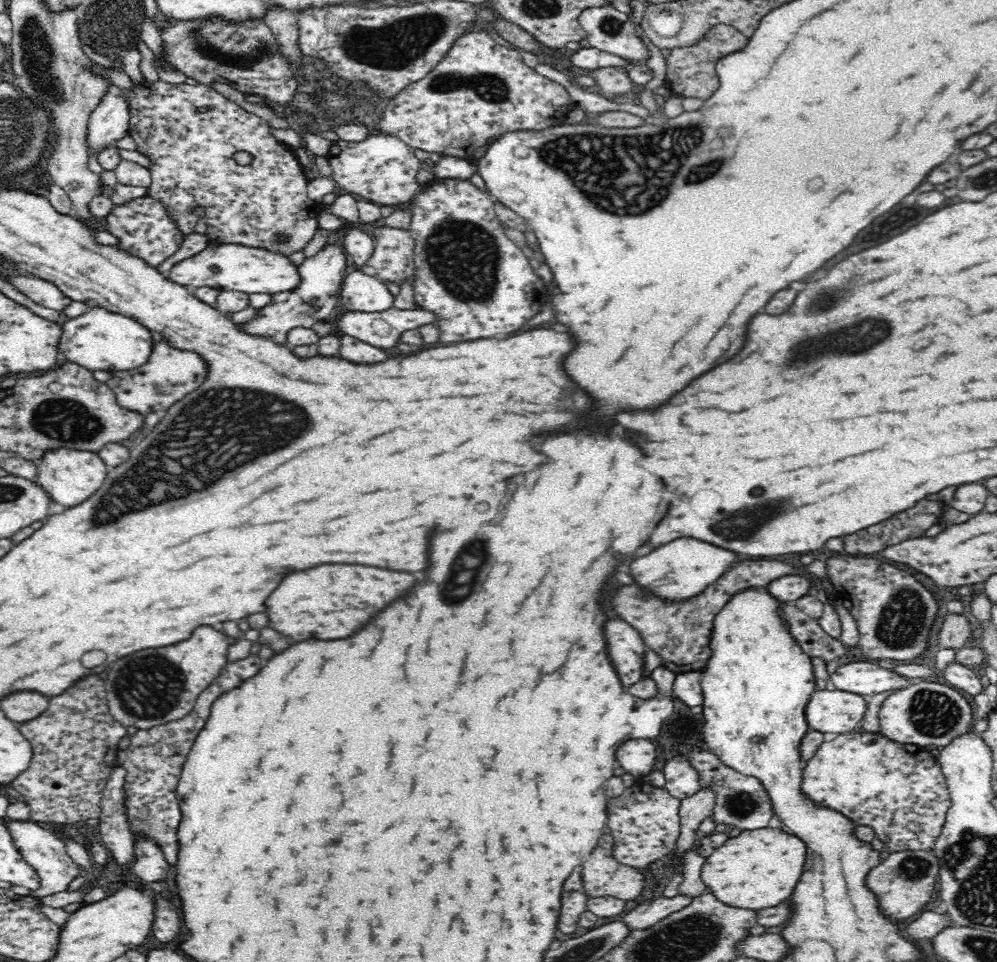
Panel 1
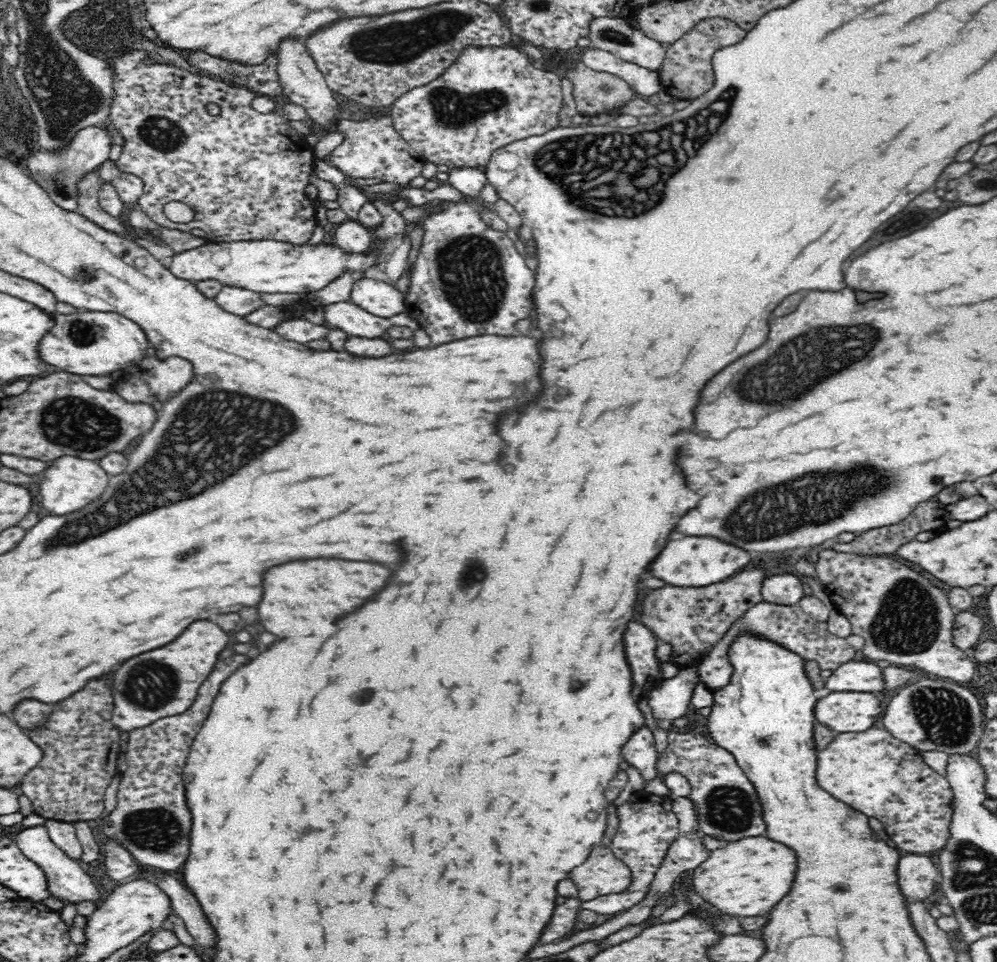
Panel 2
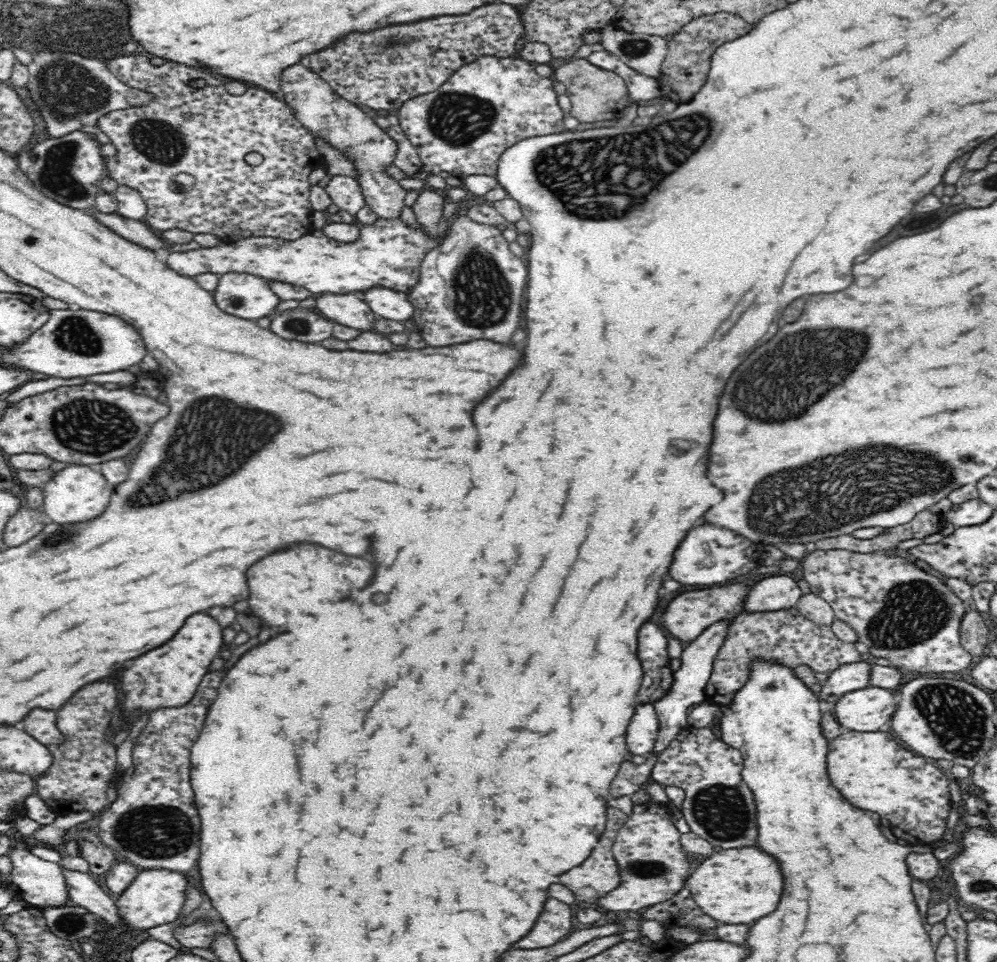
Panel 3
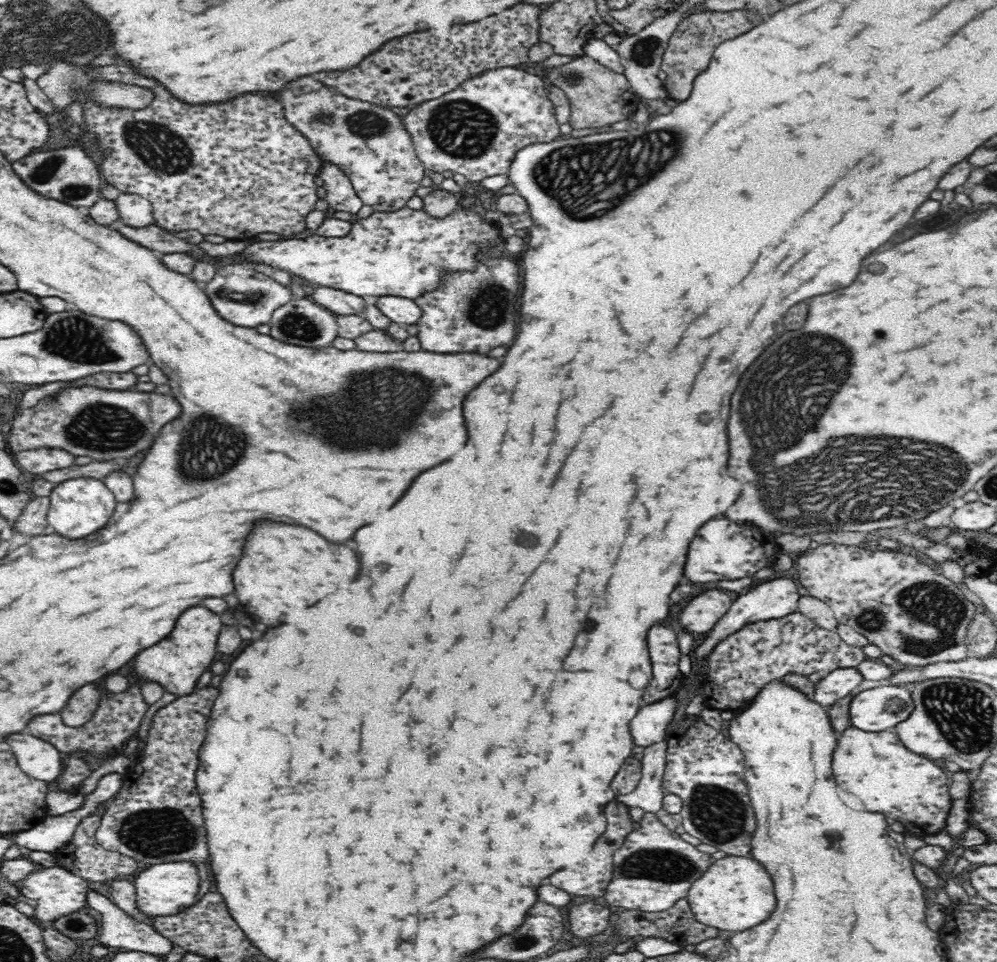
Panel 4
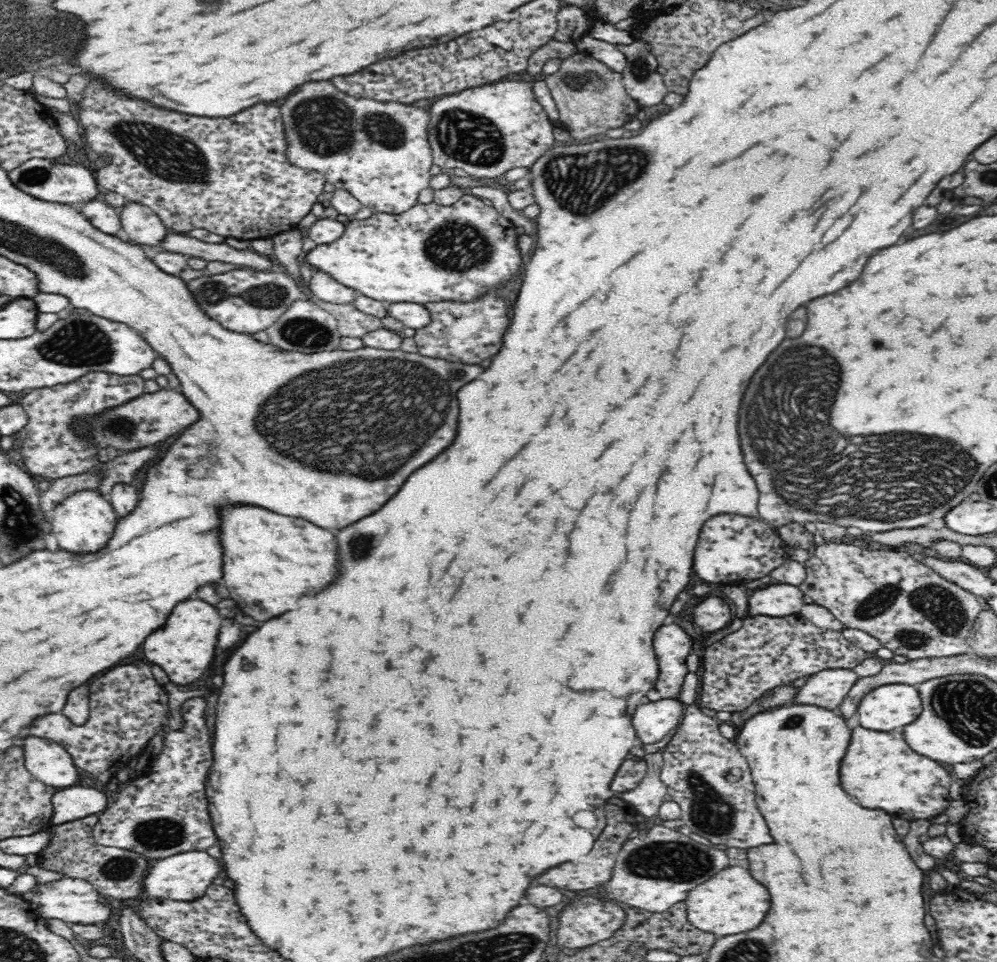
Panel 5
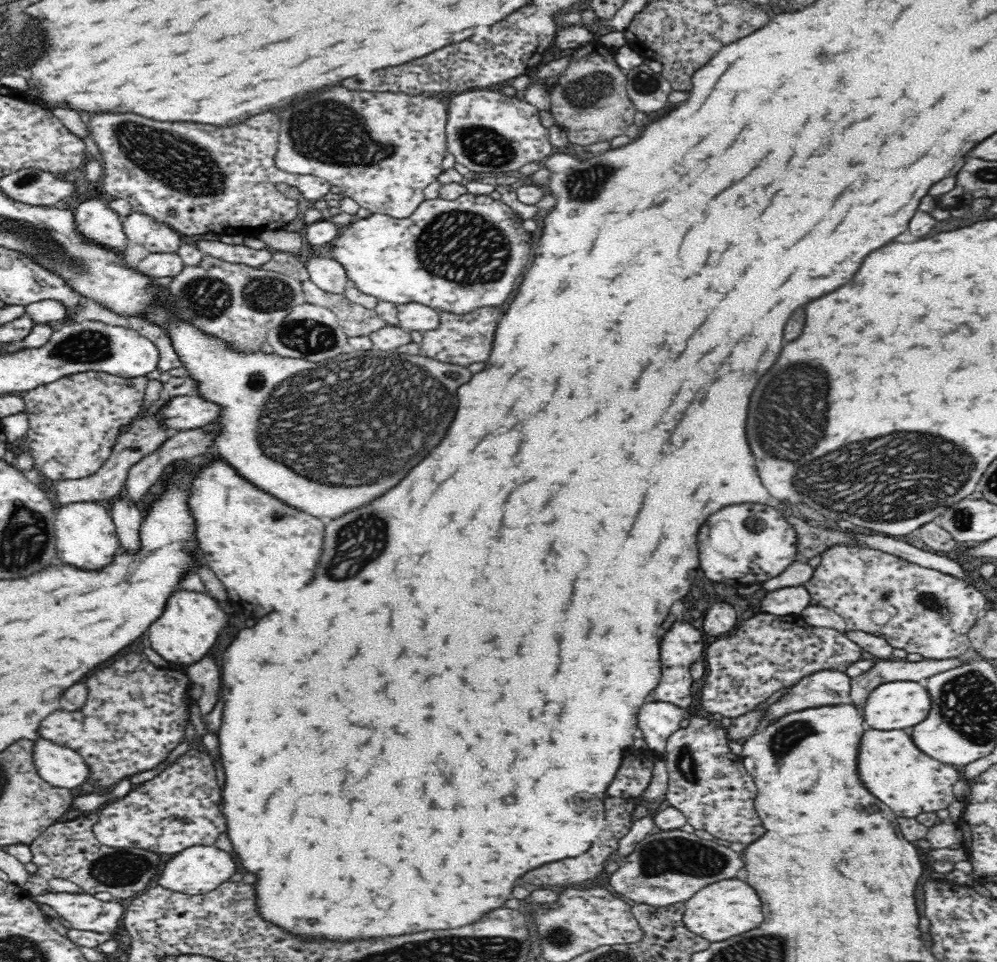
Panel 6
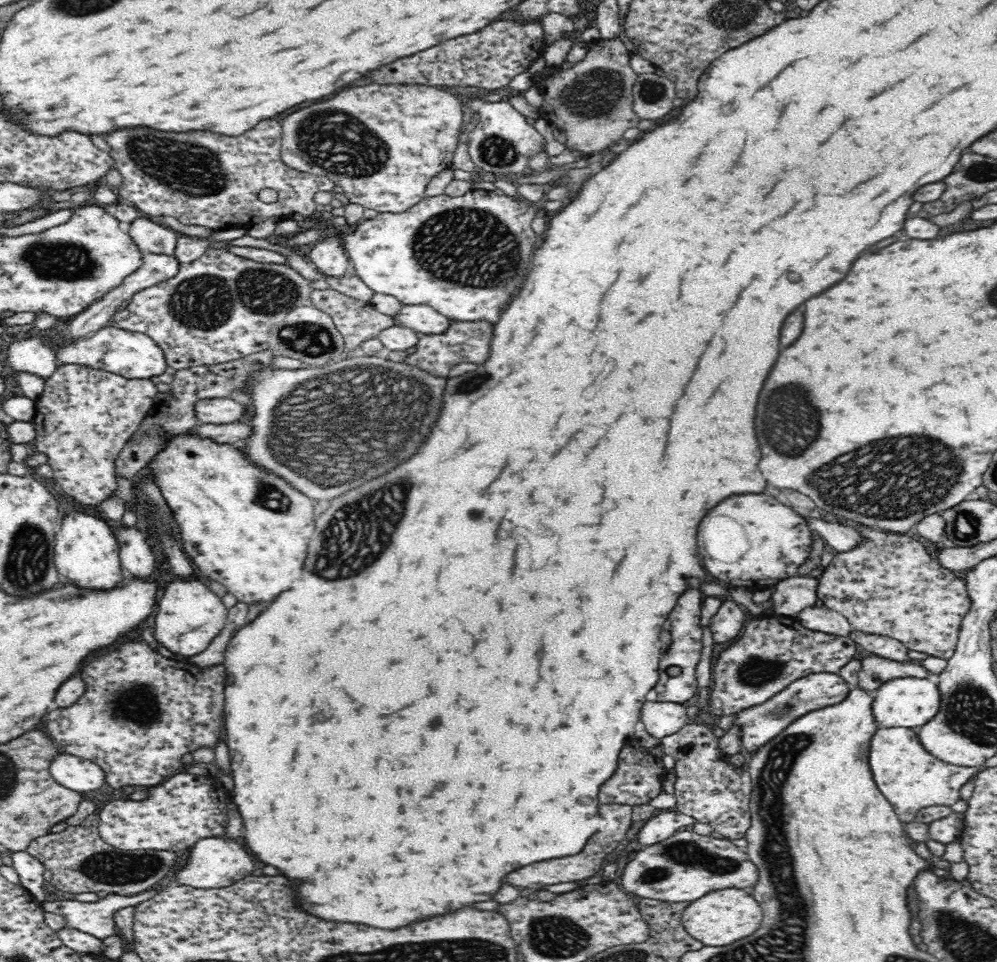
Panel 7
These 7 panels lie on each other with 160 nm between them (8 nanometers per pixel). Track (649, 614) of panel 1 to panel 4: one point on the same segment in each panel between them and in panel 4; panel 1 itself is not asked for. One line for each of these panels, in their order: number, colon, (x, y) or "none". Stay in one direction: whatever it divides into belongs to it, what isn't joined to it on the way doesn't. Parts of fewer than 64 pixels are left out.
2: (692, 620)
3: (688, 615)
4: (700, 614)

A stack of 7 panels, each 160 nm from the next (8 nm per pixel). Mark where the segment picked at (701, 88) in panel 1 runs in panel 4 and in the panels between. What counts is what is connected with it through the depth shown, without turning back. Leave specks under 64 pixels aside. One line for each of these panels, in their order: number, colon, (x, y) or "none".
2: (686, 72)
3: (685, 69)
4: (691, 47)

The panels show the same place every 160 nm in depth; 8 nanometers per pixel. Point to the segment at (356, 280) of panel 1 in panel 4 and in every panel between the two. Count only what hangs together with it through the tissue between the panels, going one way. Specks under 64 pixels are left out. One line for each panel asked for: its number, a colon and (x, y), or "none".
2: (381, 299)
3: (386, 303)
4: (404, 310)

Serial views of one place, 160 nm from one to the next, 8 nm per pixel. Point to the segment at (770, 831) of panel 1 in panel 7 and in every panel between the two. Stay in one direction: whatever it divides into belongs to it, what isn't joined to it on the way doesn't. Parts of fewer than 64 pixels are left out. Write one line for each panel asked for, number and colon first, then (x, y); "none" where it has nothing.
2: (746, 877)
3: (736, 885)
4: (735, 893)
5: (731, 901)
6: (726, 908)
7: (720, 917)

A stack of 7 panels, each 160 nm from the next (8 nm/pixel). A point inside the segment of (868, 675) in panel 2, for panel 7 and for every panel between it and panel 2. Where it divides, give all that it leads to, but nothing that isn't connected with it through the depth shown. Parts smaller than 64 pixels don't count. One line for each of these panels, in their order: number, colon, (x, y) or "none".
3: (853, 676)
4: (836, 684)
5: (827, 688)
6: (826, 687)
7: (759, 723)

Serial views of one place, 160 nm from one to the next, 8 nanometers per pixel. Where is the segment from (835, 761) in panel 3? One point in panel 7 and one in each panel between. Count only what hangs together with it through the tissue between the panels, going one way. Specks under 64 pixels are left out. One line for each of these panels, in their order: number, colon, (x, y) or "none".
4: (889, 779)
5: (880, 770)
6: (892, 768)
7: (908, 776)

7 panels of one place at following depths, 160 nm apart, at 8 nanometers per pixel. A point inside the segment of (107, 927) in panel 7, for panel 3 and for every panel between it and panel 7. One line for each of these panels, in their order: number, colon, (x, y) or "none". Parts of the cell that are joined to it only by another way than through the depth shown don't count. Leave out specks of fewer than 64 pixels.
3: (38, 882)
4: (57, 891)
5: (74, 900)
6: (83, 911)

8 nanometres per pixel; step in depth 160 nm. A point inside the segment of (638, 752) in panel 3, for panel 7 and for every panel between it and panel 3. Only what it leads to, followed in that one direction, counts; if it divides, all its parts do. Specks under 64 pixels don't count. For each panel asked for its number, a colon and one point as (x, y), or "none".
4: (652, 723)
5: (653, 721)
6: (657, 721)
7: (661, 719)

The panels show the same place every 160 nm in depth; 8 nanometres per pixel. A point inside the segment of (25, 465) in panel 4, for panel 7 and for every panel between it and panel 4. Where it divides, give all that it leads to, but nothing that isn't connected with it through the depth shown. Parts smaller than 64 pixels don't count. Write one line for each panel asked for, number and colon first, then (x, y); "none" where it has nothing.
5: (51, 450)
6: (74, 422)
7: (84, 417)

